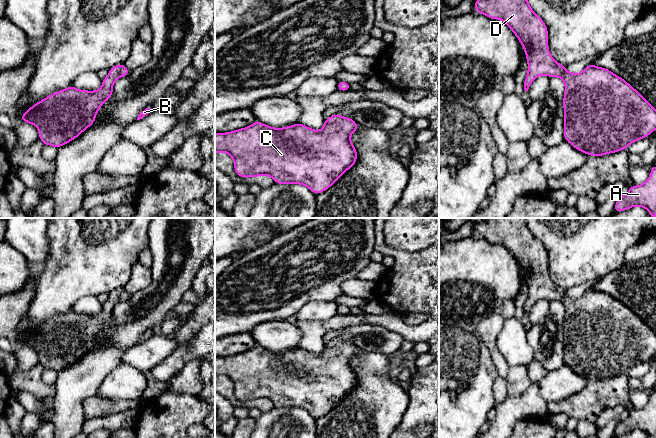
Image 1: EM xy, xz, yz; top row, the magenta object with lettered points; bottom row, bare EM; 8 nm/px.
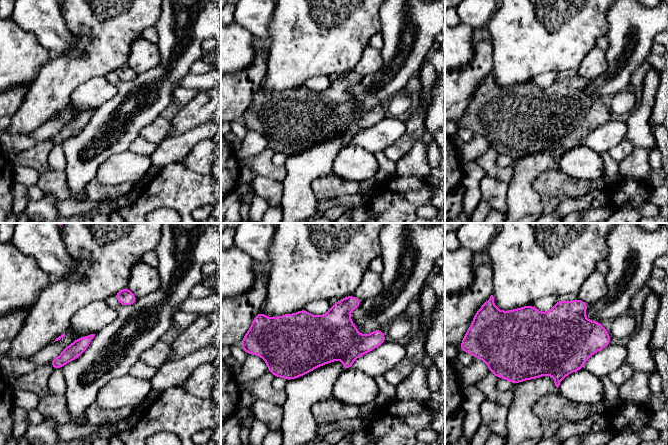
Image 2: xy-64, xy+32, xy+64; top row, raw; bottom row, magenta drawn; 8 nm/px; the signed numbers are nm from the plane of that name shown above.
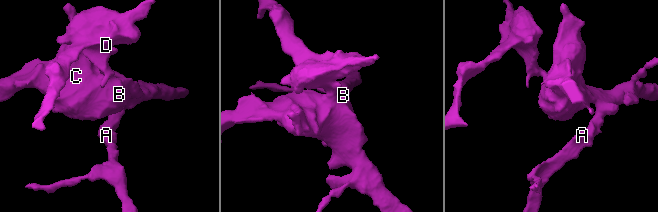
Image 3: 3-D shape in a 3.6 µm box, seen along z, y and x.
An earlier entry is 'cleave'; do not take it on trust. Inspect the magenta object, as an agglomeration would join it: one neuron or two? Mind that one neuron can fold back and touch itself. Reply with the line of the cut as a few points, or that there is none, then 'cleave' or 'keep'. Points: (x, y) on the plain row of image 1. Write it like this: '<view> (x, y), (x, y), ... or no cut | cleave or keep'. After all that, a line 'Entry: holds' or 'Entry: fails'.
no cut | keep
Entry: fails

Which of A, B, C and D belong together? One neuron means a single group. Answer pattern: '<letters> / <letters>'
A B C D

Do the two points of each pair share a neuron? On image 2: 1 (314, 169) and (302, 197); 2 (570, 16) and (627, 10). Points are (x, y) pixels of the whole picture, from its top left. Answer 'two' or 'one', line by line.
1: one
2: two

